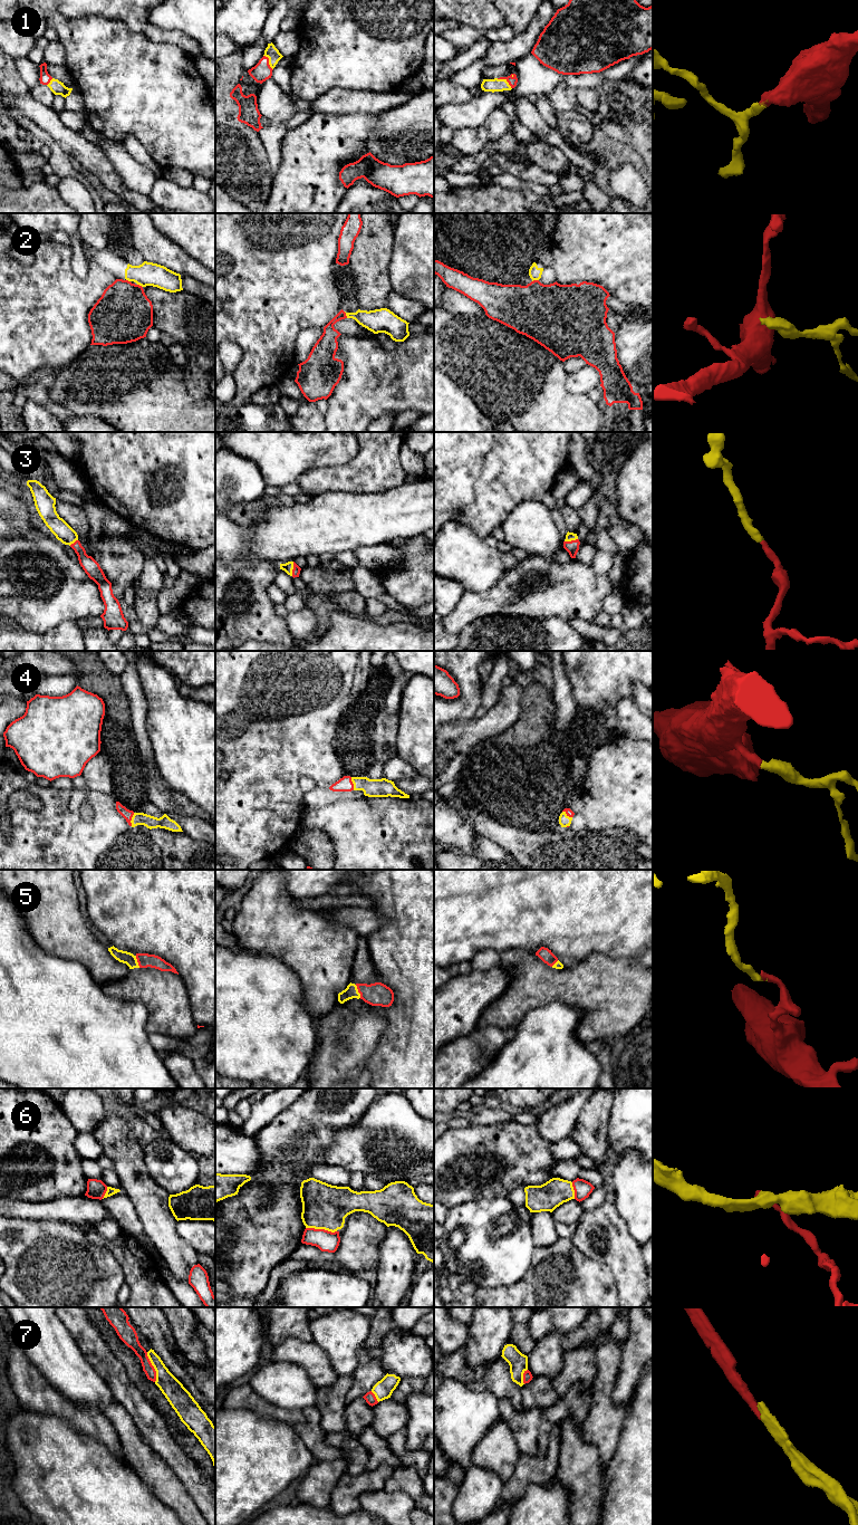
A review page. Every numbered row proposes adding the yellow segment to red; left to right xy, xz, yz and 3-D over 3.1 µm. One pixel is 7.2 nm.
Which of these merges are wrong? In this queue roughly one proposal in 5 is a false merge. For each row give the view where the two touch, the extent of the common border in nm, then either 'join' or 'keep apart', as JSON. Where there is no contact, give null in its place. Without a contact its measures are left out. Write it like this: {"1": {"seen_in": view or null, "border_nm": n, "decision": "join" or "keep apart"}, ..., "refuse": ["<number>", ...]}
{"1": {"seen_in": "yz", "border_nm": 130, "decision": "join"}, "2": {"seen_in": "xz", "border_nm": 50, "decision": "keep apart"}, "3": {"seen_in": "xz", "border_nm": 110, "decision": "join"}, "4": {"seen_in": "xy", "border_nm": 100, "decision": "join"}, "5": {"seen_in": "xz", "border_nm": 100, "decision": "join"}, "6": {"seen_in": "xz", "border_nm": 220, "decision": "keep apart"}, "7": {"seen_in": "xy", "border_nm": 220, "decision": "join"}, "refuse": ["2", "6"]}

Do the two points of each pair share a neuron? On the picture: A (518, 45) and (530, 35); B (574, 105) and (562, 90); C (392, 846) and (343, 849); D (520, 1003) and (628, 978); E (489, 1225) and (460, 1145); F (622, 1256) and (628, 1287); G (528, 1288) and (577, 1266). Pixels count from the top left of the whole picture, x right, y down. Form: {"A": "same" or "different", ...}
{"A": "same", "B": "same", "C": "same", "D": "same", "E": "different", "F": "same", "G": "same"}

